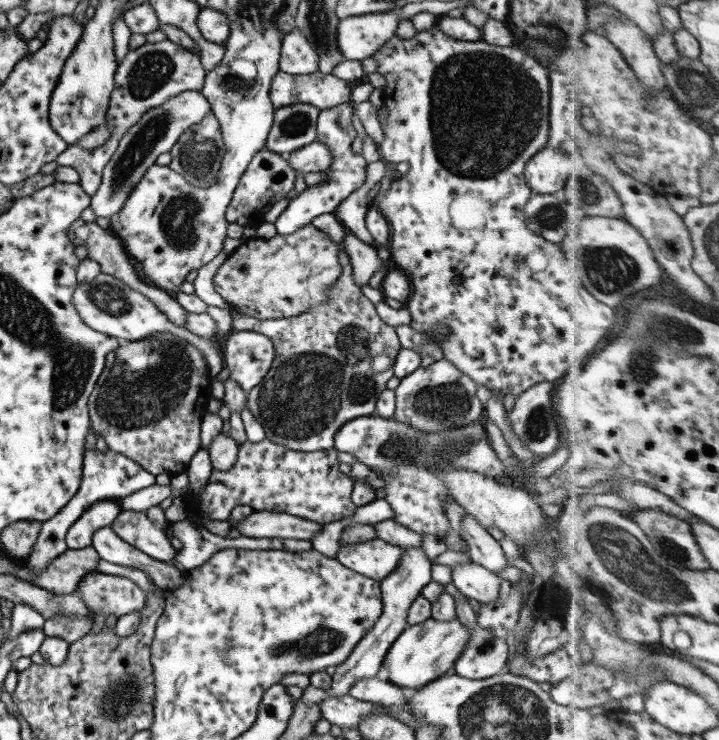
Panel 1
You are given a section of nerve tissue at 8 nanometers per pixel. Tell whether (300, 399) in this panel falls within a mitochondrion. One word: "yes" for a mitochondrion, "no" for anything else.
yes

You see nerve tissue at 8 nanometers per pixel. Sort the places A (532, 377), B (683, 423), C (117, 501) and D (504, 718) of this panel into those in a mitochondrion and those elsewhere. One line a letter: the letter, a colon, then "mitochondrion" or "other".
A: other
B: other
C: other
D: mitochondrion

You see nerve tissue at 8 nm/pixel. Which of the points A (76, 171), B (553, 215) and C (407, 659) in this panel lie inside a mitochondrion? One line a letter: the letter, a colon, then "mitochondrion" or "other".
A: other
B: mitochondrion
C: other

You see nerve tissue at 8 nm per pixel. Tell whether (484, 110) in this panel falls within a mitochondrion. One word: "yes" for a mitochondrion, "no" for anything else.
yes

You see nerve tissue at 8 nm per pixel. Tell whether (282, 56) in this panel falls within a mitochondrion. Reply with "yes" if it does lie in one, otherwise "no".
no

